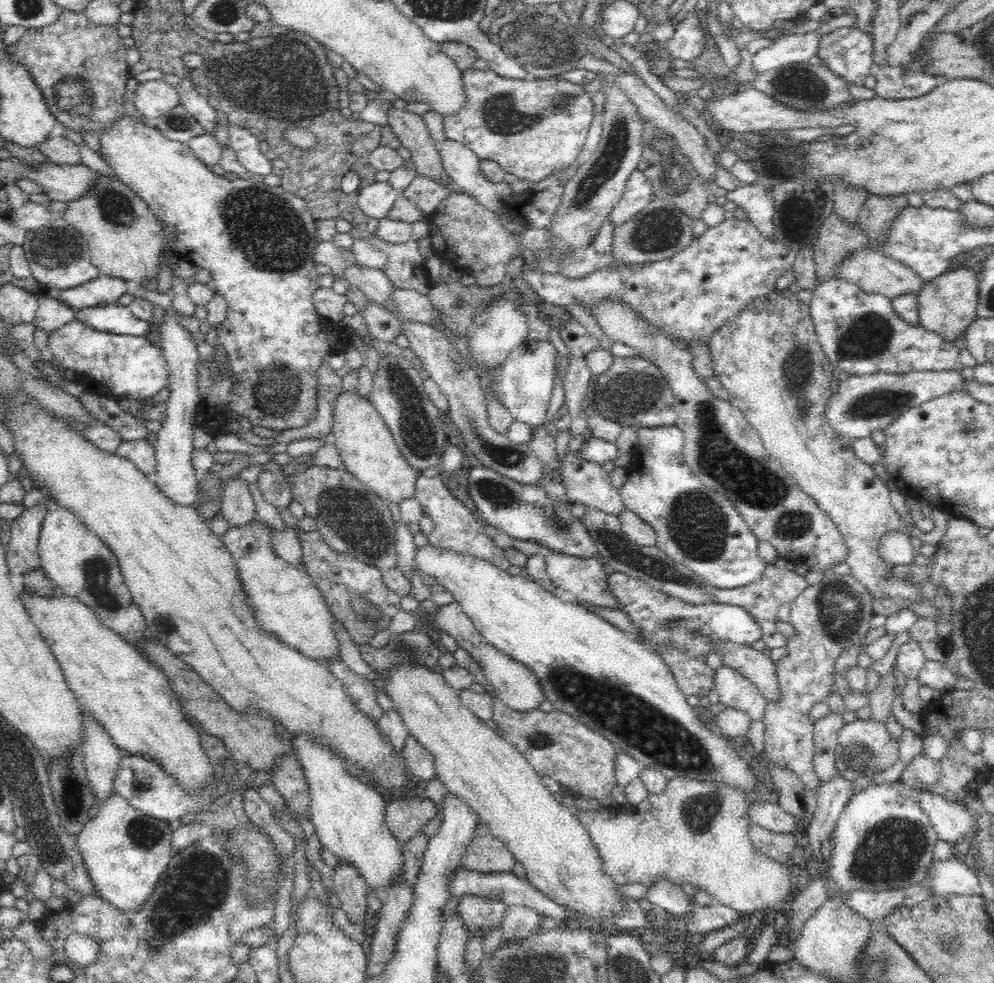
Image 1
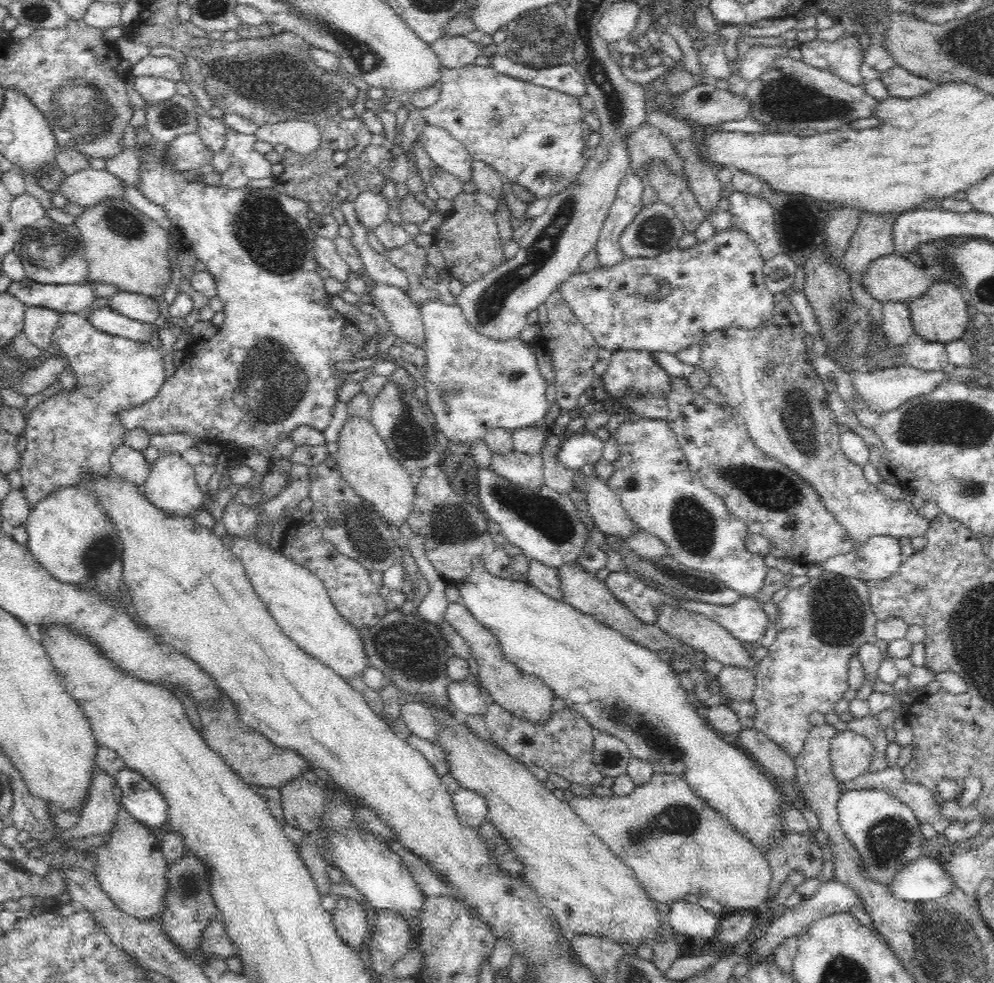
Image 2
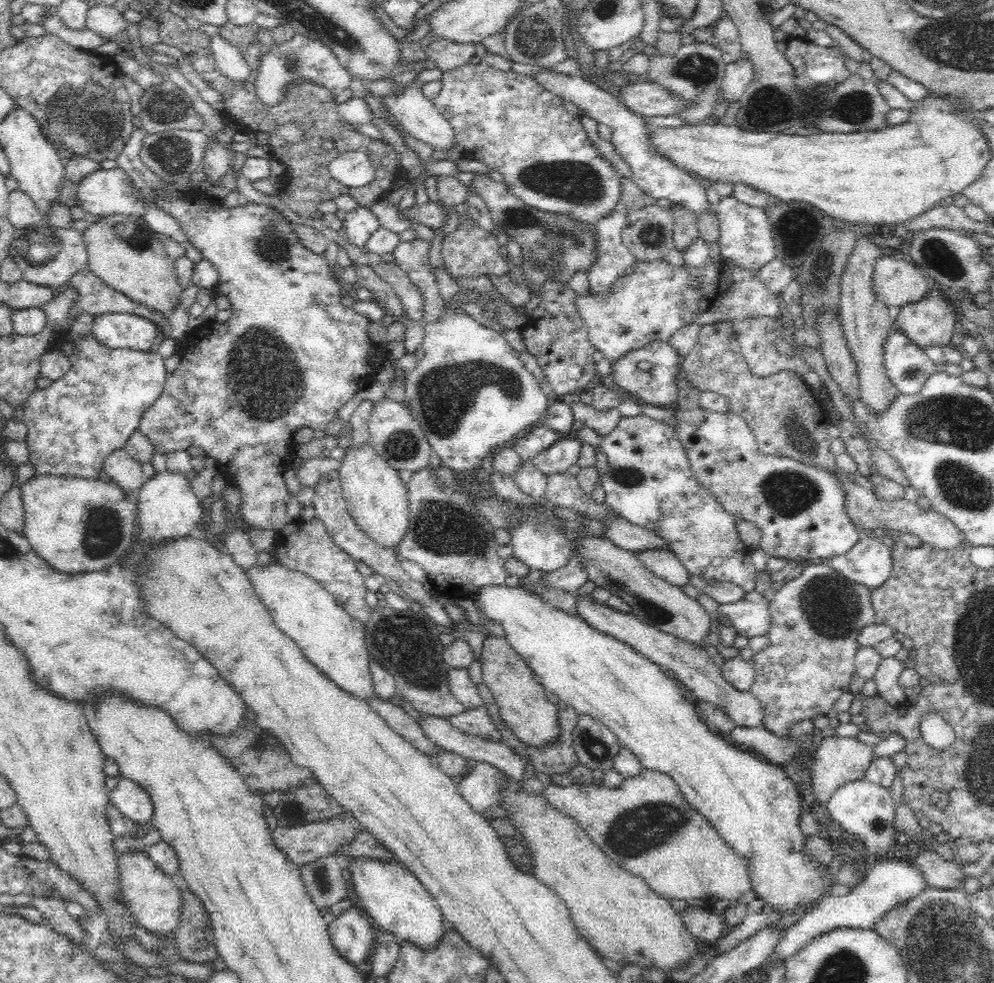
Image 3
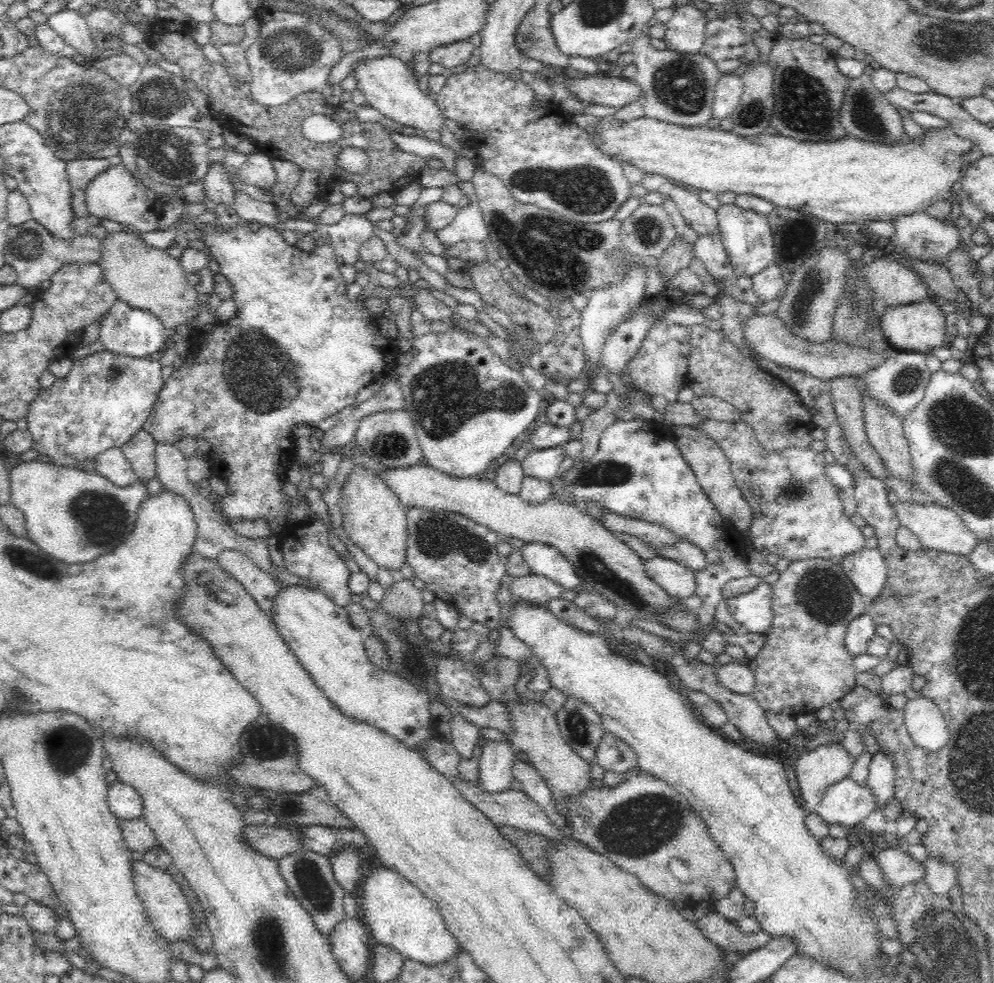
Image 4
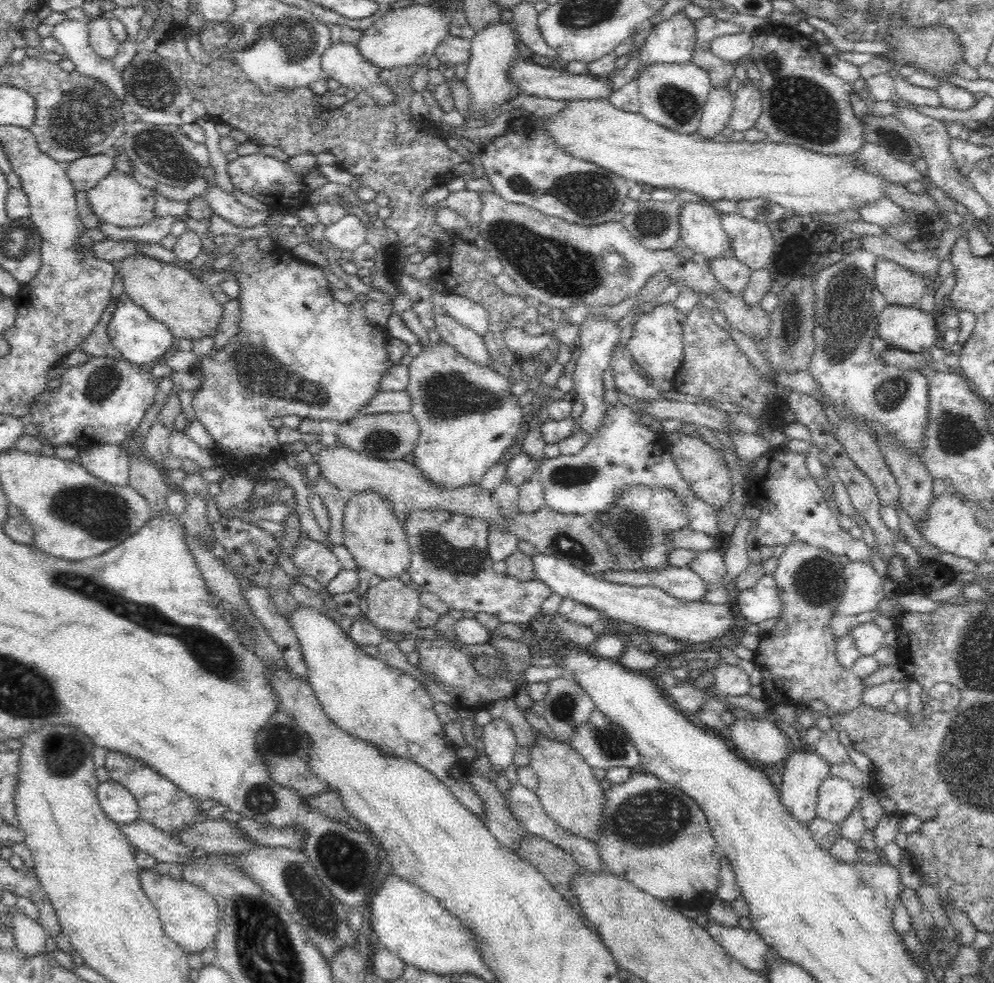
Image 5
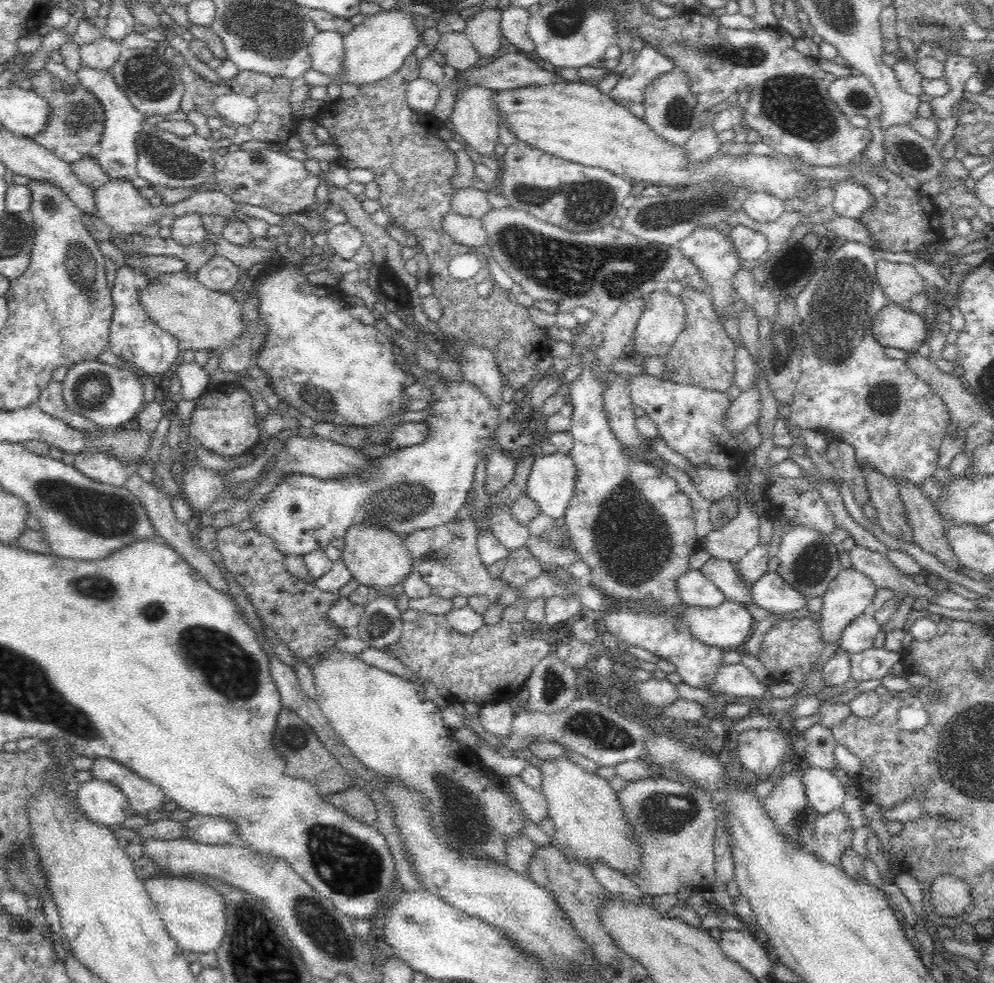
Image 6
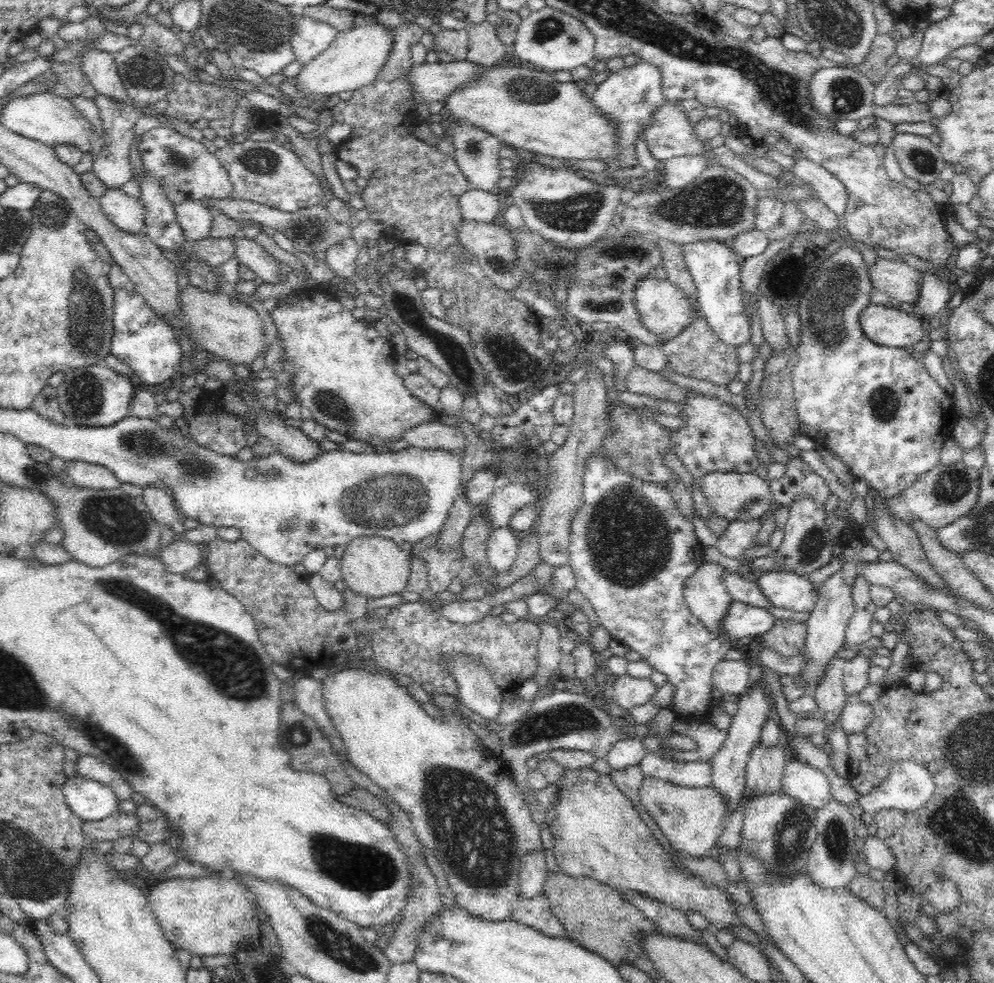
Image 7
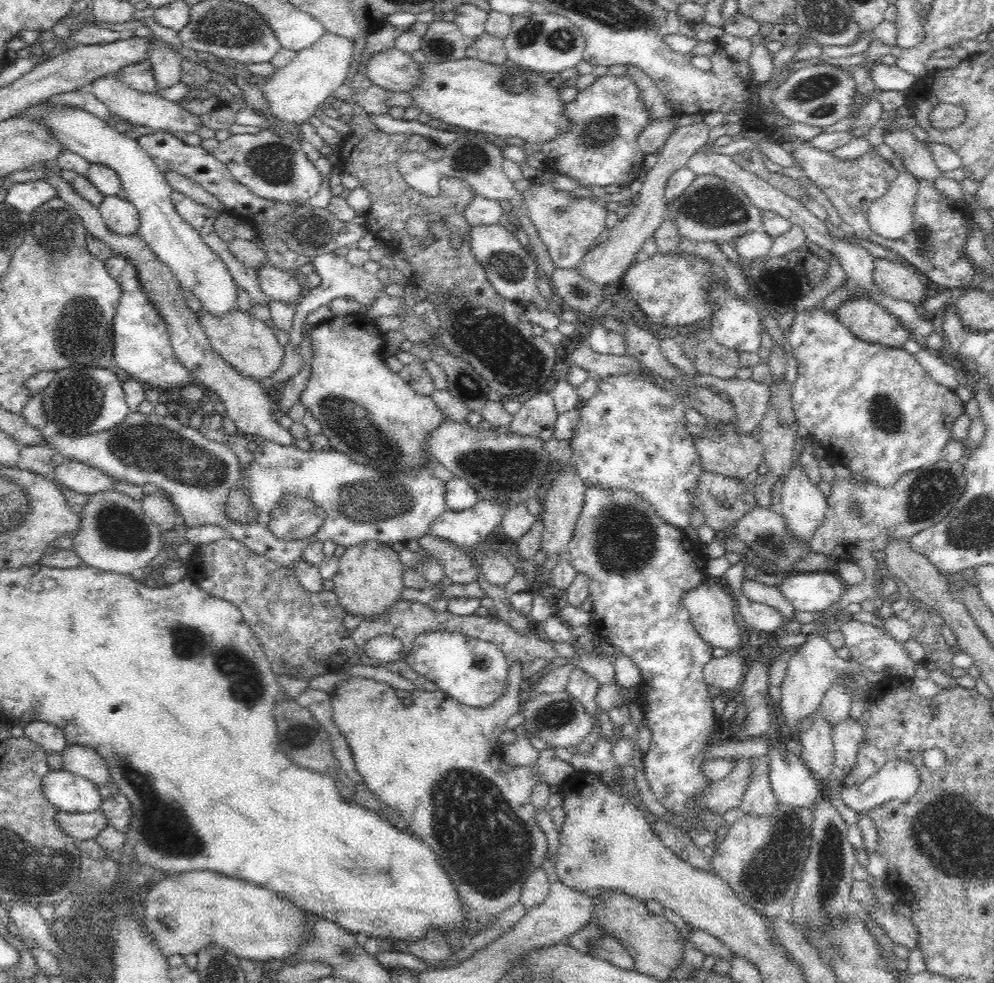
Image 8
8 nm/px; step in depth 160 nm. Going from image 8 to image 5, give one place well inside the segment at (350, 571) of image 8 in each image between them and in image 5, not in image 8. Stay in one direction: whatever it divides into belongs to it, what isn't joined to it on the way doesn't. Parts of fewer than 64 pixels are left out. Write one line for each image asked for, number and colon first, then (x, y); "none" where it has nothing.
5: (375, 536)
6: (376, 556)
7: (375, 566)

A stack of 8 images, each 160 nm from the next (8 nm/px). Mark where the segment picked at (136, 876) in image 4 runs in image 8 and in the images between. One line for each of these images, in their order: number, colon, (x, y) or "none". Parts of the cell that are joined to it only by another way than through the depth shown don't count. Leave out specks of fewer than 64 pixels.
5: (188, 916)
6: (193, 913)
7: (208, 916)
8: (184, 914)

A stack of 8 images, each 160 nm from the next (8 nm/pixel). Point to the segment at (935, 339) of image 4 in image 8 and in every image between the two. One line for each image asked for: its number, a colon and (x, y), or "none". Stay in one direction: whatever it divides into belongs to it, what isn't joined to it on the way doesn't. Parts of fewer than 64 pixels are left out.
5: (910, 329)
6: (895, 325)
7: (895, 328)
8: (871, 322)

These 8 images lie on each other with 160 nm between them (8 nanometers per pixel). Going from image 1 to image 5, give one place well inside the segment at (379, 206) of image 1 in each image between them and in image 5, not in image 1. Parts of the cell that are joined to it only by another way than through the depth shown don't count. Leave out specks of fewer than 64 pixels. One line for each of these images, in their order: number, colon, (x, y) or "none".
2: (372, 208)
3: (361, 223)
4: (346, 237)
5: (349, 233)

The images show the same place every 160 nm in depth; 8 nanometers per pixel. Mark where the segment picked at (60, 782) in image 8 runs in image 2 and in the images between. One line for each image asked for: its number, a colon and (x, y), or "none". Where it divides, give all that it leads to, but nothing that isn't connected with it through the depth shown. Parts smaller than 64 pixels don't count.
2: (140, 797)
3: (129, 798)
4: (125, 802)
5: (121, 806)
6: (103, 802)
7: (90, 800)

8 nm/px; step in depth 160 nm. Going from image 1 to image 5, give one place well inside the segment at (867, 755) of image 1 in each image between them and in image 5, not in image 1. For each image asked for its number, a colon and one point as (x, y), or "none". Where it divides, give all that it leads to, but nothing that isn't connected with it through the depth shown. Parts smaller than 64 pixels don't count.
2: (851, 753)
3: (840, 760)
4: (817, 769)
5: (805, 770)

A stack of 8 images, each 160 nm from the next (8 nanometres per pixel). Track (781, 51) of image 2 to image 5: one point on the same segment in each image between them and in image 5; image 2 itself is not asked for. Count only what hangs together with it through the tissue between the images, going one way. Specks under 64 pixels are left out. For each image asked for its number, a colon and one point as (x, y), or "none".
3: (739, 74)
4: (728, 92)
5: (716, 114)

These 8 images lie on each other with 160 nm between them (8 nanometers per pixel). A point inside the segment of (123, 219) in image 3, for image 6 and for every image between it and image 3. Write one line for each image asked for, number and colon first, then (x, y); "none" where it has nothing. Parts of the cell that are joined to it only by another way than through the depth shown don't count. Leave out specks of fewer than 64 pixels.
4: (147, 278)
5: (169, 293)
6: (201, 319)

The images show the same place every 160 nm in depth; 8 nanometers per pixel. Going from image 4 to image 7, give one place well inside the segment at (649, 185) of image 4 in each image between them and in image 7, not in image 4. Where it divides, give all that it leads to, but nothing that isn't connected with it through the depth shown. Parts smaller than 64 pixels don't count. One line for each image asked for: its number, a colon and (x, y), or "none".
5: (700, 227)
6: (709, 249)
7: (716, 269)

